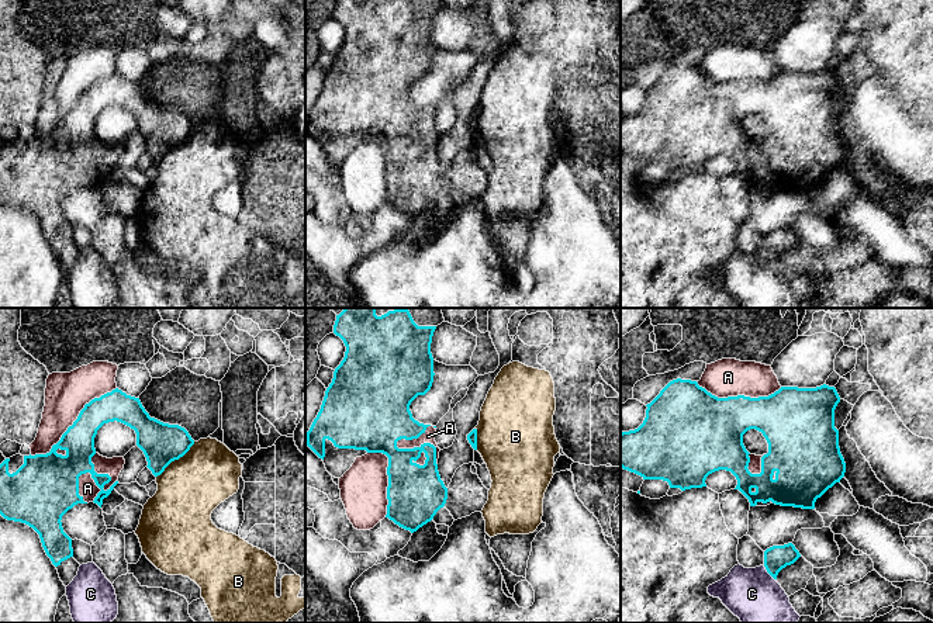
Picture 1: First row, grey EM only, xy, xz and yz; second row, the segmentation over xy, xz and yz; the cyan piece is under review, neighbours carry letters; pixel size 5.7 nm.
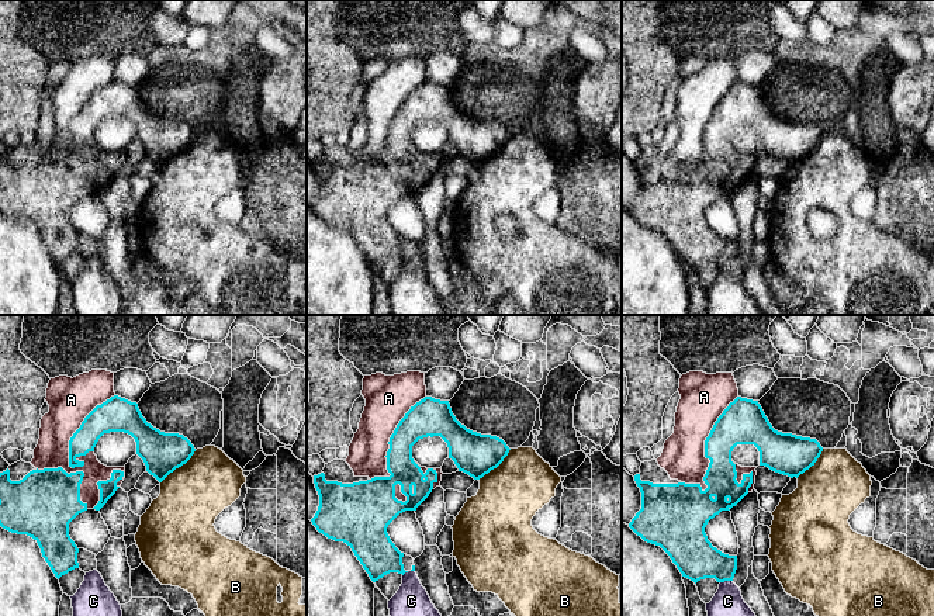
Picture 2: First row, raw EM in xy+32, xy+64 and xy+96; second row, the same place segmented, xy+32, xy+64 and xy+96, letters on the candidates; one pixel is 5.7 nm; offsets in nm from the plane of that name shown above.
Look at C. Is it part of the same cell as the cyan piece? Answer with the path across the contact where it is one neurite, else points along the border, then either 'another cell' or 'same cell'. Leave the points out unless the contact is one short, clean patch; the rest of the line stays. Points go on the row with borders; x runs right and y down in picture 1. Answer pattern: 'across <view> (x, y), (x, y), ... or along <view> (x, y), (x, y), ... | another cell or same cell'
another cell

